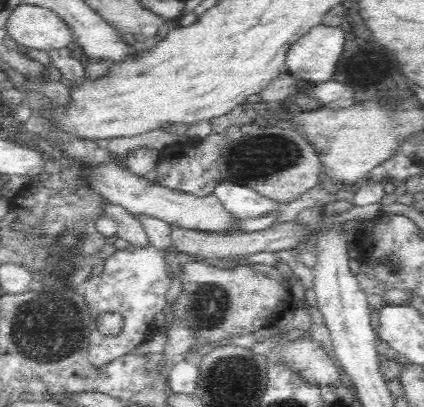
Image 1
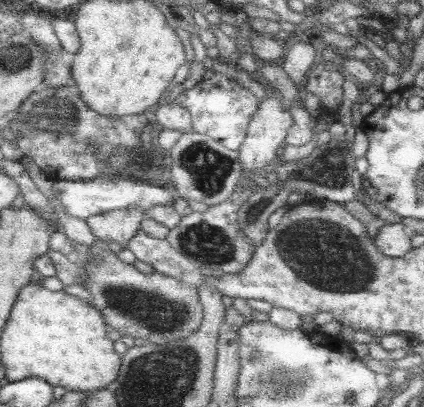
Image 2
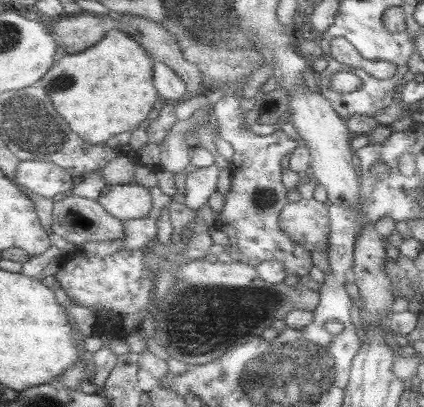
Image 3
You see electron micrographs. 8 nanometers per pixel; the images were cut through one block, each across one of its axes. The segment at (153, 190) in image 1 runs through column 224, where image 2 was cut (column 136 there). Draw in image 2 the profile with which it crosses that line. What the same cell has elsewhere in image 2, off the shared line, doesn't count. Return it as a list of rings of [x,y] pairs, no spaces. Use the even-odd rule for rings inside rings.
[[[115,210],[109,214],[99,214],[89,218],[89,228],[103,242],[117,242],[121,248],[127,248],[129,242],[143,230],[147,214],[141,210]]]

